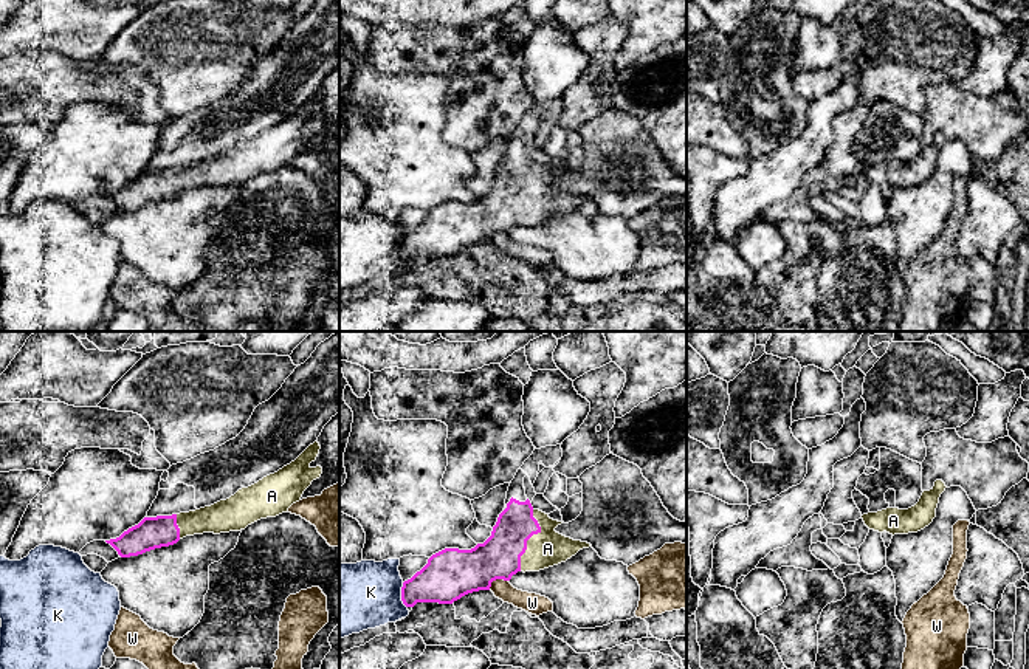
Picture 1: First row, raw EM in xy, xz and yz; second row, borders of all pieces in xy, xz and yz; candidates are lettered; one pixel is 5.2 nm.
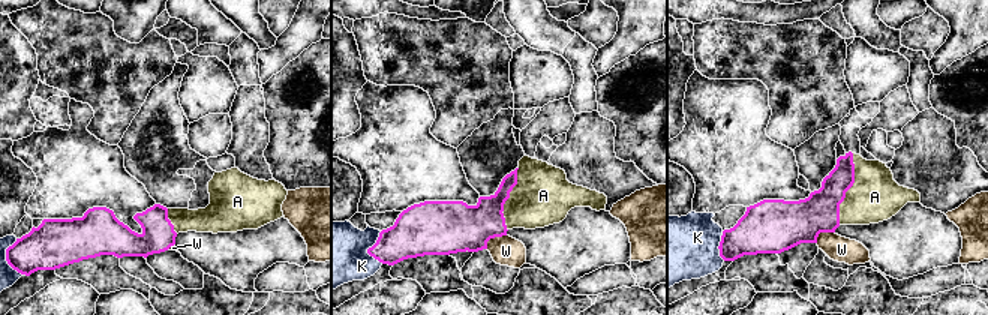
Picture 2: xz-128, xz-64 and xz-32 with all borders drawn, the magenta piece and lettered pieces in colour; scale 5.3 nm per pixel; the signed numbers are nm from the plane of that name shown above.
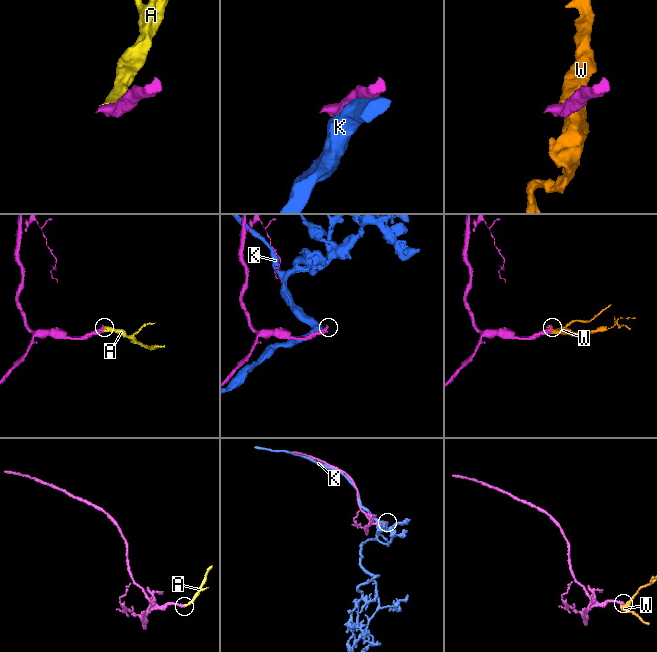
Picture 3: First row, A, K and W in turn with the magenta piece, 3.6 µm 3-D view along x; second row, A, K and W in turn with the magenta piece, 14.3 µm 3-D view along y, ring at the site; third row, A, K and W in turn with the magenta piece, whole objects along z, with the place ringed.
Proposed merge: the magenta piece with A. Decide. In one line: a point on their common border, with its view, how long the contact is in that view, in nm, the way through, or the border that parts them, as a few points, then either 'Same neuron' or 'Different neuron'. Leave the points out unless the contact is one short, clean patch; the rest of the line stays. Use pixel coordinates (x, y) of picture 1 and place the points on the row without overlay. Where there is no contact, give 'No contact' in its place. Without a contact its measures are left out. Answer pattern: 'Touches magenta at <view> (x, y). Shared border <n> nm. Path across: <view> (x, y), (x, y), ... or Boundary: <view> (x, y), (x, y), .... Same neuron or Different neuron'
Touches magenta at xz (529, 191). Shared border 320 nm. Path across: xz (499, 209), (519, 194), (529, 191), (536, 198), (547, 202). Same neuron

